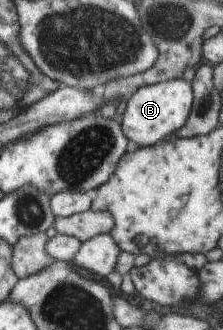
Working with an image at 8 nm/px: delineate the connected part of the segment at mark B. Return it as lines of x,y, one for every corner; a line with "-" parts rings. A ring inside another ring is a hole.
183,76
152,85
143,85
128,99
123,112
122,130
138,147
156,145
173,135
188,122
195,103
195,91

